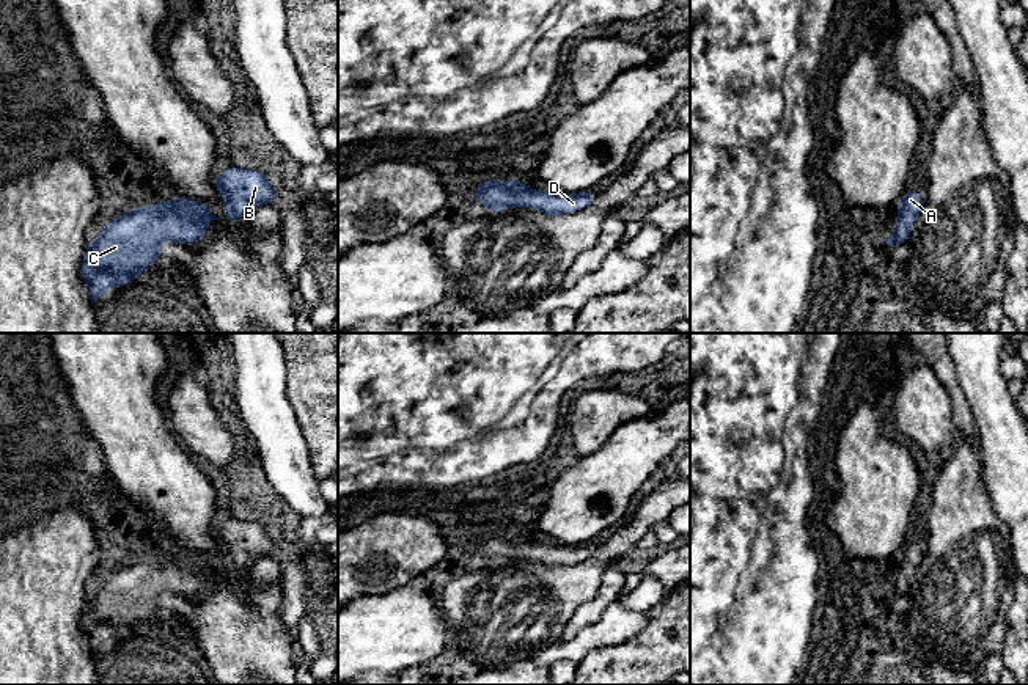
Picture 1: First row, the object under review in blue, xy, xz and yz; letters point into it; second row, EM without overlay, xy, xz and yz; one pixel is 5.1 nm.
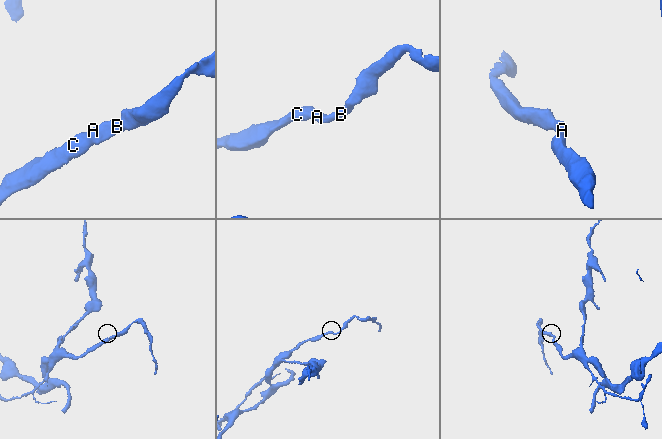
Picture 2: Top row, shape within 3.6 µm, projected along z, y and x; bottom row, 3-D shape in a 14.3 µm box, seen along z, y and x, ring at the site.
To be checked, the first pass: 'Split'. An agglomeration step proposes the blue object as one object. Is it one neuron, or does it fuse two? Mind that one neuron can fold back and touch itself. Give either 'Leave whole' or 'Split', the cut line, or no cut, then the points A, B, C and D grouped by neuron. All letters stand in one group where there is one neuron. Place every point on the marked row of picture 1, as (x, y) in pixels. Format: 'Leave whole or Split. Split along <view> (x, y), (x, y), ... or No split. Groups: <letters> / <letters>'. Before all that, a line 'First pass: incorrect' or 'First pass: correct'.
First pass: incorrect
Leave whole. No split. Groups: A B C D

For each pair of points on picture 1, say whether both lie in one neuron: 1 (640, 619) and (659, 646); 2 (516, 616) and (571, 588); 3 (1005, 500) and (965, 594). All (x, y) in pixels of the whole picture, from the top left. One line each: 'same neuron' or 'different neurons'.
1: different neurons
2: same neuron
3: different neurons

